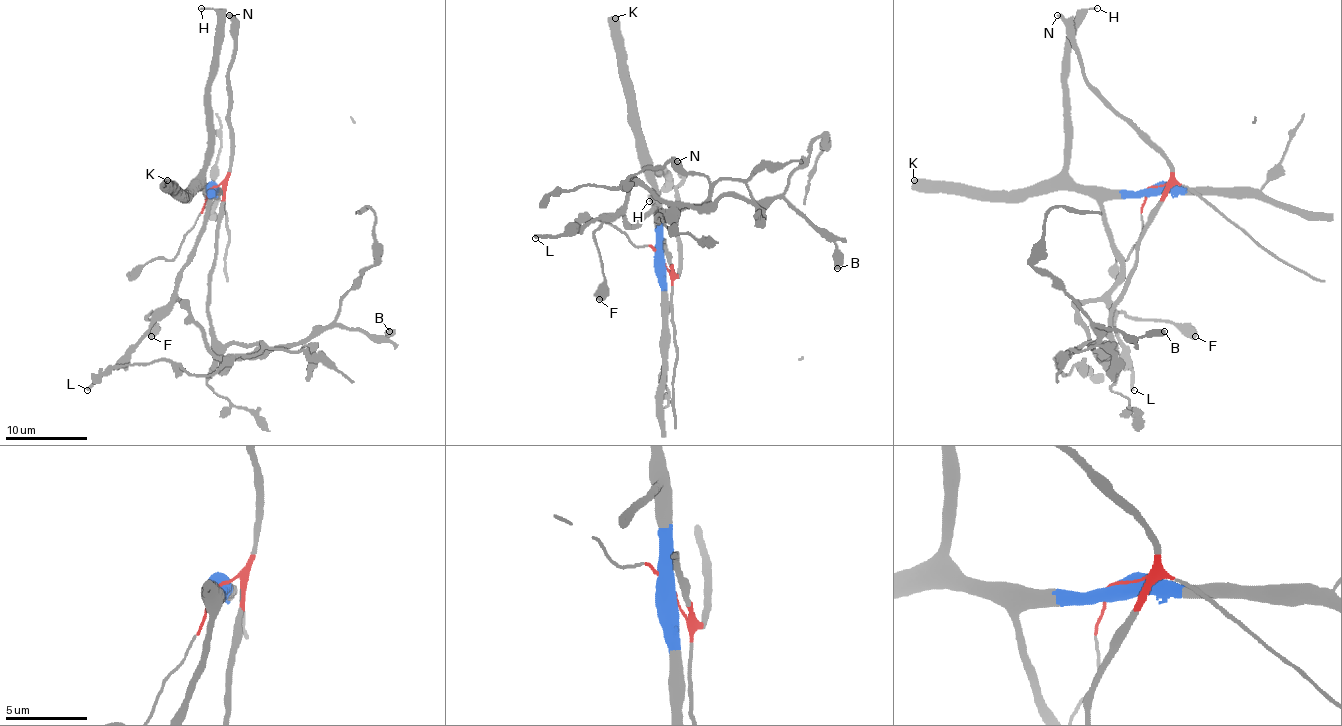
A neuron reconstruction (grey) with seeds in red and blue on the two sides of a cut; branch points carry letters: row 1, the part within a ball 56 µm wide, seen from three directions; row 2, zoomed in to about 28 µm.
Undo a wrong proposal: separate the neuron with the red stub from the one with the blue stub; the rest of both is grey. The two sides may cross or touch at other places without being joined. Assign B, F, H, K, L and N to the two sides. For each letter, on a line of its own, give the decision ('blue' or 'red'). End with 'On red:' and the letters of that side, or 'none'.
B: blue
F: blue
H: blue
K: blue
L: blue
N: red
On red: N

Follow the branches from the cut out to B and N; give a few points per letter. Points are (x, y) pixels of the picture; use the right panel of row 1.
B: (1153, 187), (1101, 204), (1118, 282), (1079, 321), (1101, 357), (1093, 327), (1165, 331)
N: (1153, 187), (1169, 181), (1169, 163), (1087, 81), (1079, 48), (1067, 34), (1065, 22), (1056, 15)

